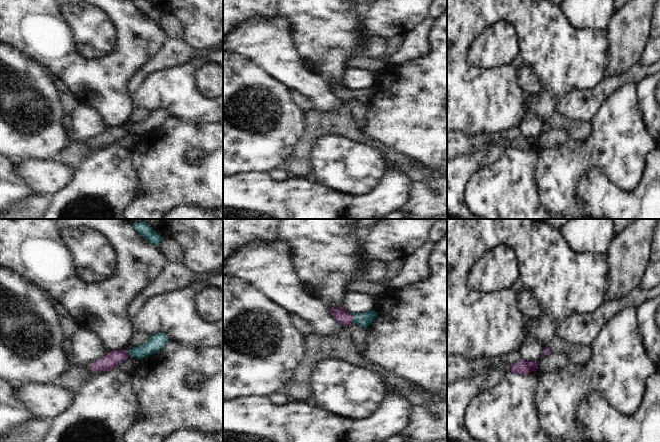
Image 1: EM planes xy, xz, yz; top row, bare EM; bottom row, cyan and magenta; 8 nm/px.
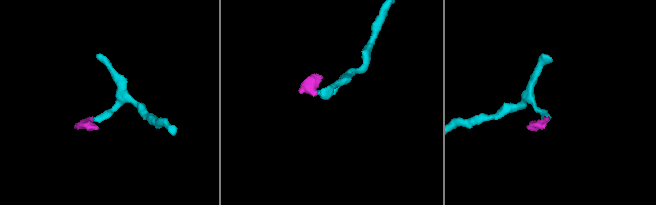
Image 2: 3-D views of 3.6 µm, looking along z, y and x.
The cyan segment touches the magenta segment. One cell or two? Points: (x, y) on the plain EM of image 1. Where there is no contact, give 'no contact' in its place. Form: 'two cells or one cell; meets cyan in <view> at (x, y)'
one cell; meets cyan in xz at (353, 94)

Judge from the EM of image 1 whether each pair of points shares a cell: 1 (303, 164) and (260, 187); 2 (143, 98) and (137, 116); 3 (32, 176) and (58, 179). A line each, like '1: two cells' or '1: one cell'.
1: two cells
2: two cells
3: one cell

